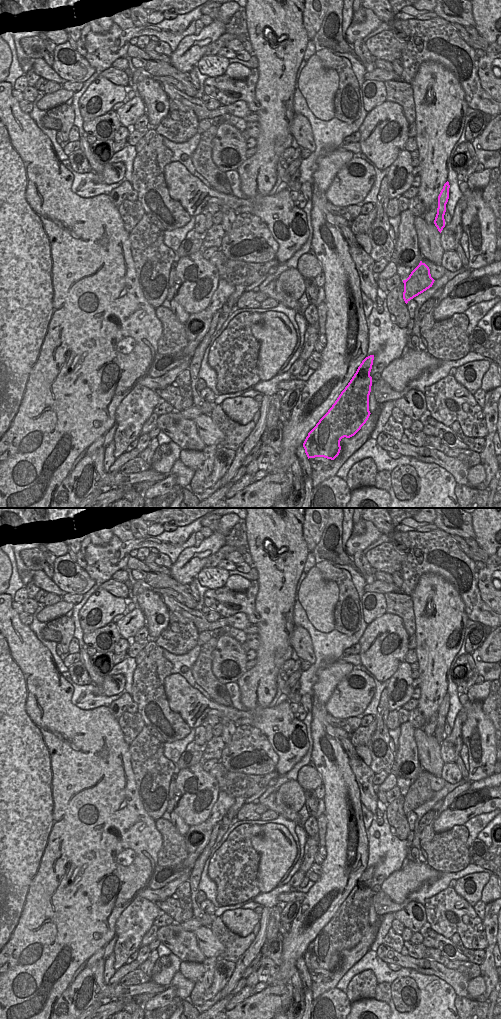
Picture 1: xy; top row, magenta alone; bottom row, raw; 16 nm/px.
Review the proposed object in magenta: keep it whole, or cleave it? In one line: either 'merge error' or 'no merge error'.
merge error

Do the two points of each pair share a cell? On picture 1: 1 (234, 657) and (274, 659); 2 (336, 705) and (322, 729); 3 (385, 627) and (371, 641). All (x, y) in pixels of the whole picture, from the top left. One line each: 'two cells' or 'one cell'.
1: two cells
2: two cells
3: one cell

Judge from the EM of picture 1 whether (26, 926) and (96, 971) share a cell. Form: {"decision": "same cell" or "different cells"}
{"decision": "different cells"}

